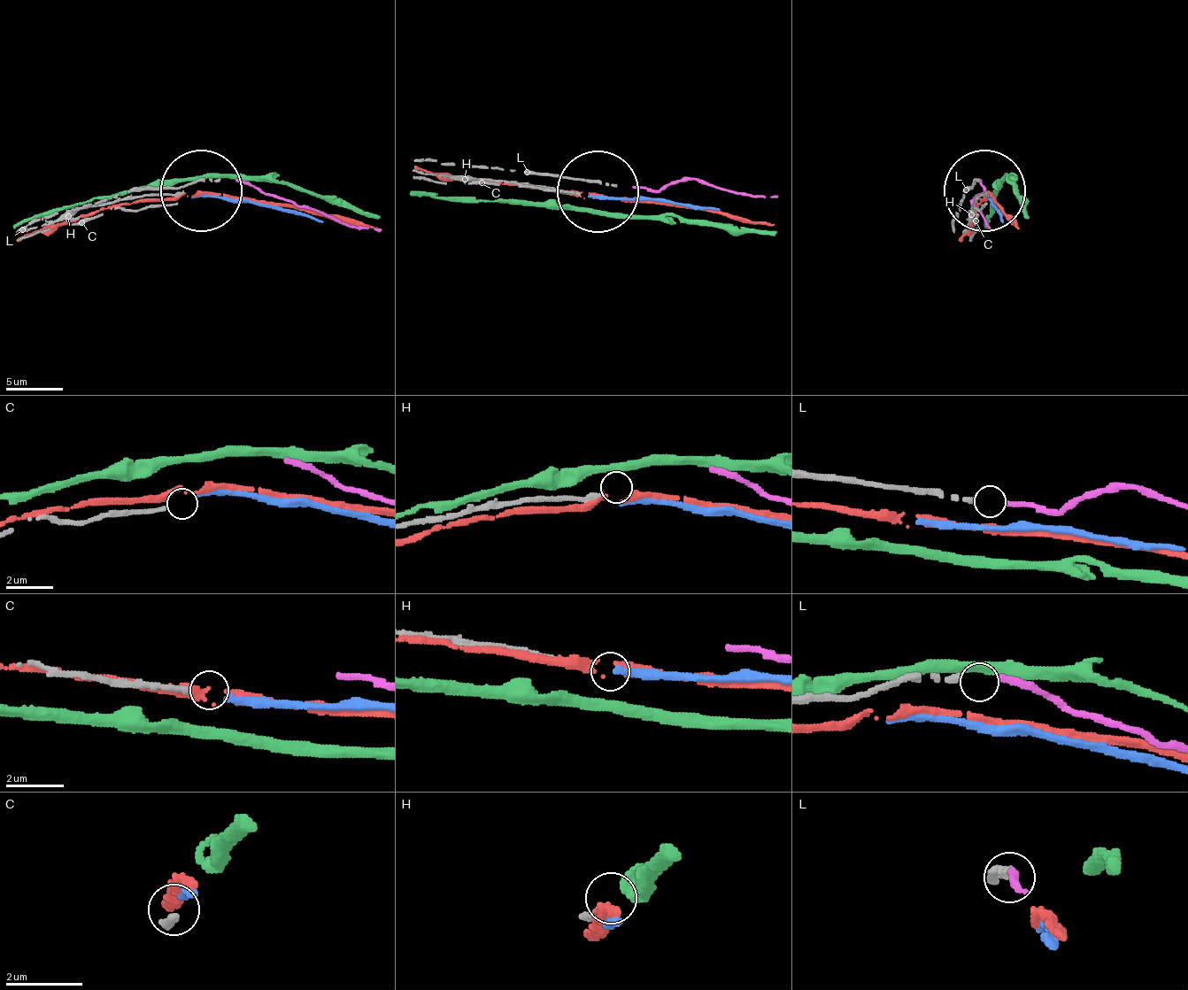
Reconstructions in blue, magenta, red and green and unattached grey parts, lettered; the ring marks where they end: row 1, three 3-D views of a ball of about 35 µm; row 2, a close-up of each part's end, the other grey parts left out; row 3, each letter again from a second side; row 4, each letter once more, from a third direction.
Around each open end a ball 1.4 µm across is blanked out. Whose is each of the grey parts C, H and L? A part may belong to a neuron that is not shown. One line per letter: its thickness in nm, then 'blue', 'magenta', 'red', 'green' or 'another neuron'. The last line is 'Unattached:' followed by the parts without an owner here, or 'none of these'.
C: calibre 190 nm; another neuron
H: calibre 280 nm; another neuron
L: calibre 170 nm; magenta
Unattached: C, H

